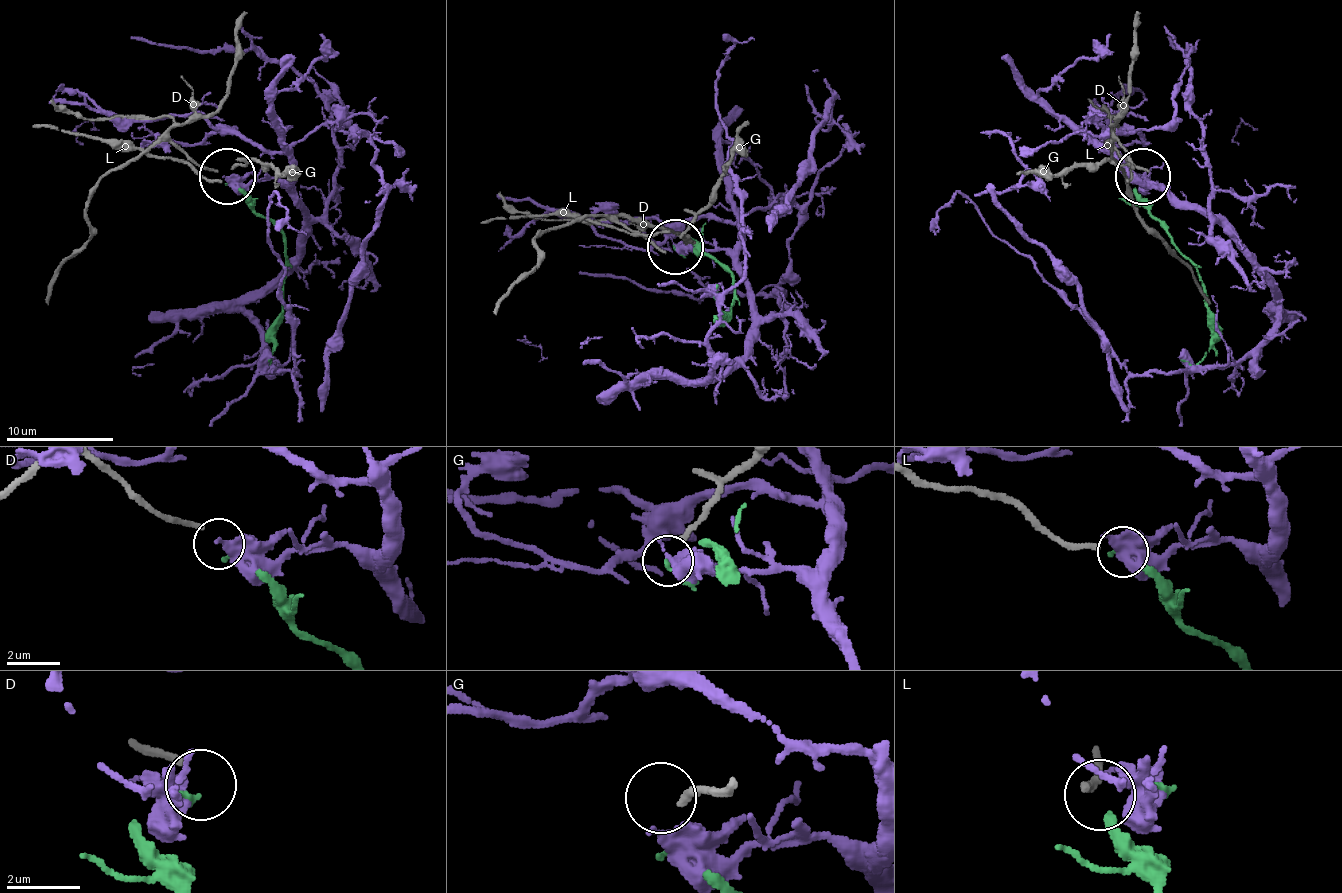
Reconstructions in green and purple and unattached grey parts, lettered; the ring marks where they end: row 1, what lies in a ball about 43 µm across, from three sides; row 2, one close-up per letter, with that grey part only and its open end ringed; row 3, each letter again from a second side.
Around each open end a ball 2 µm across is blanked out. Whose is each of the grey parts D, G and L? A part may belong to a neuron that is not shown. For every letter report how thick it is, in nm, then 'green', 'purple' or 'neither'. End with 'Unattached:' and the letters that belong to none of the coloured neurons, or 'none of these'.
D: 180 nm thick; neither
G: 220 nm thick; neither
L: 190 nm thick; green
Unattached: D, G

